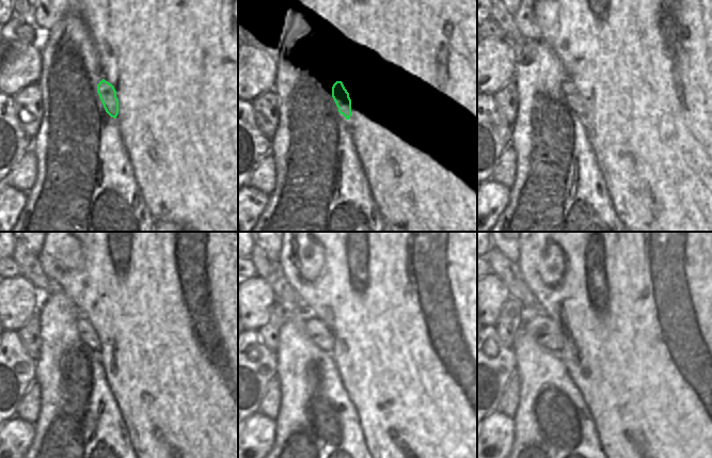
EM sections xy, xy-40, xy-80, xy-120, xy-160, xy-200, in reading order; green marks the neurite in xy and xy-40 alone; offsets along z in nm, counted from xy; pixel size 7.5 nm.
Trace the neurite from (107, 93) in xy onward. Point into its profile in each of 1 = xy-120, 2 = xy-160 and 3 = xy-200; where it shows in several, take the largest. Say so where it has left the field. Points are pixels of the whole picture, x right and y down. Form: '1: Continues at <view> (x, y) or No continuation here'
1: Continues at xy-120 (86, 332)
2: Continues at xy-160 (318, 332)
3: Continues at xy-200 (547, 332)

